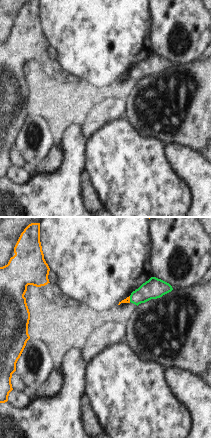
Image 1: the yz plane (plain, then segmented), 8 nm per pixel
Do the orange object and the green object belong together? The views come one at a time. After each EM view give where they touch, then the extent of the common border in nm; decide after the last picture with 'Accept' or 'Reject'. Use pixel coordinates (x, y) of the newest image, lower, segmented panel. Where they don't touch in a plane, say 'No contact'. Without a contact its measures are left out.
Touches orange at (129, 299). Shared border 50 nm.

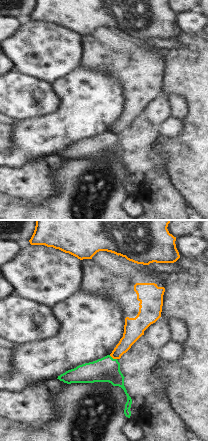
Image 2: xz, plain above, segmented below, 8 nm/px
Touches orange at (113, 358). Shared border 70 nm.

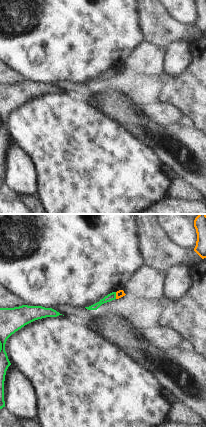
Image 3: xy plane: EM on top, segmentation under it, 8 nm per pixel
Touches orange at (116, 295). Shared border 60 nm.

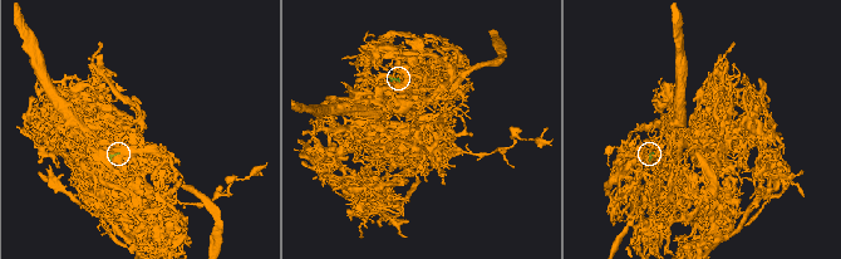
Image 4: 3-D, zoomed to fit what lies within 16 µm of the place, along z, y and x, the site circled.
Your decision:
Reject.

